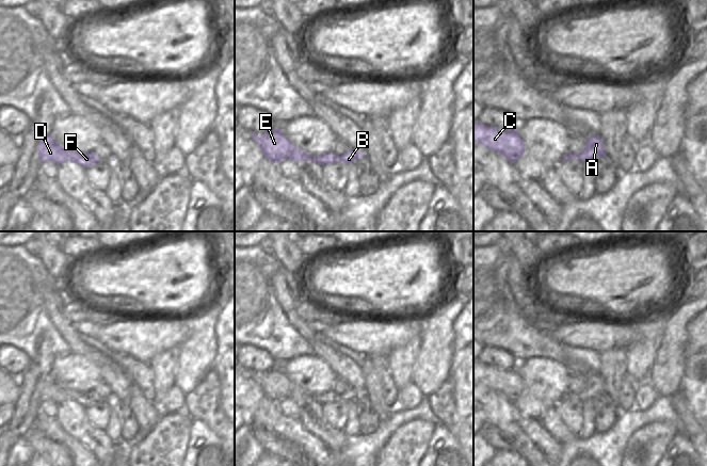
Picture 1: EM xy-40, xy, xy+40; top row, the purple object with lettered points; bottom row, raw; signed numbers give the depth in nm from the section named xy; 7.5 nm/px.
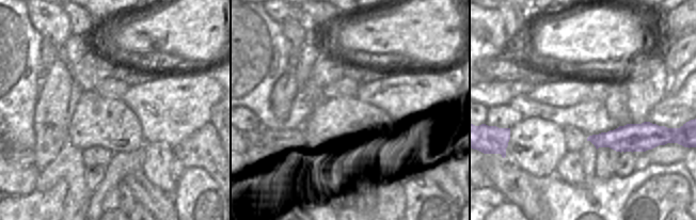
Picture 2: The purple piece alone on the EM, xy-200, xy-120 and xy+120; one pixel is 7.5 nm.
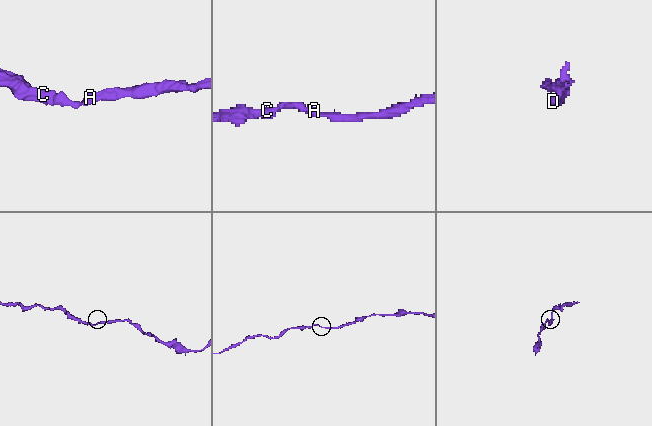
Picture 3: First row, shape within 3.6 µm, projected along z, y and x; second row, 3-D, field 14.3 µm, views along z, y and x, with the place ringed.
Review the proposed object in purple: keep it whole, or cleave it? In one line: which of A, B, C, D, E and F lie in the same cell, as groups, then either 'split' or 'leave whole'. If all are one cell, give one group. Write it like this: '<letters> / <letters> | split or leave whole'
A B C D E F | leave whole

